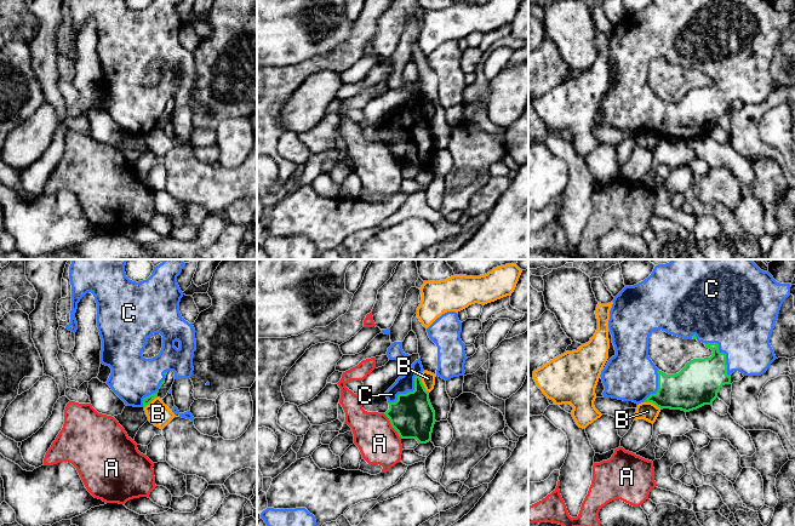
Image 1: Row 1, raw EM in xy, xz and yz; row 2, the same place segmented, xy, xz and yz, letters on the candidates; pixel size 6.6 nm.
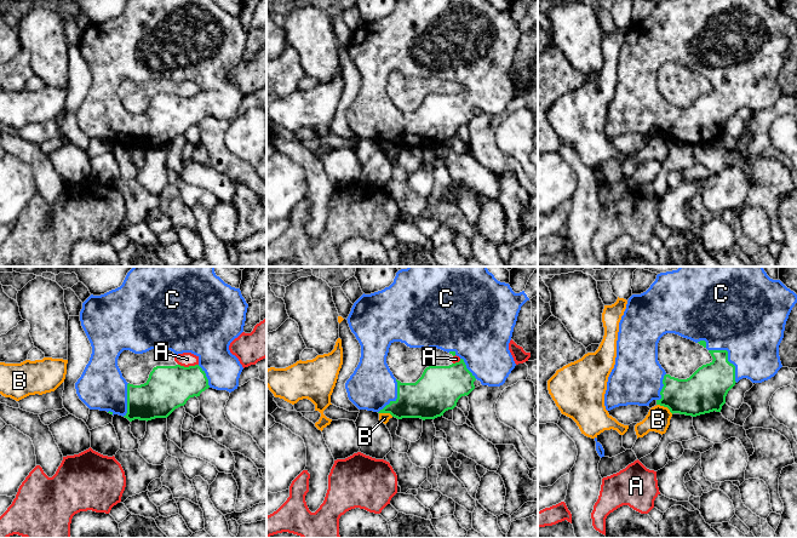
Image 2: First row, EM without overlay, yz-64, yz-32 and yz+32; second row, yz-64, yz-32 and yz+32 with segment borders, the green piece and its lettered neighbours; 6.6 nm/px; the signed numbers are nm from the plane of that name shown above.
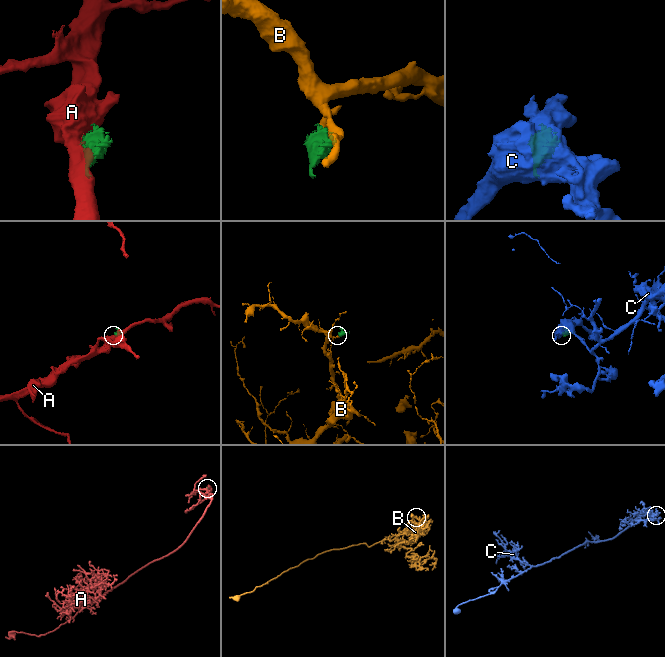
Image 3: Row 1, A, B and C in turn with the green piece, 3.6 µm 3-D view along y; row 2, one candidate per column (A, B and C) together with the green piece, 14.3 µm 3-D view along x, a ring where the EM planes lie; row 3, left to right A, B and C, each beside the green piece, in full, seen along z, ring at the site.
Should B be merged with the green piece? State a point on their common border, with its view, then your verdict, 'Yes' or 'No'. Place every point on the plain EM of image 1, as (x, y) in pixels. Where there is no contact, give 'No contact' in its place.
Touches green at xz (422, 112). No

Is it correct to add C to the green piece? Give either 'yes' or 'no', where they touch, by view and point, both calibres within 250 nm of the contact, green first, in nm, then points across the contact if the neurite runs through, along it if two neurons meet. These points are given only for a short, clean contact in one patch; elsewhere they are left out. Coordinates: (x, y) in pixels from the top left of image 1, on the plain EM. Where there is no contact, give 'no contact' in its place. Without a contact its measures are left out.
yes | yz (724, 81) | 280/440 nm

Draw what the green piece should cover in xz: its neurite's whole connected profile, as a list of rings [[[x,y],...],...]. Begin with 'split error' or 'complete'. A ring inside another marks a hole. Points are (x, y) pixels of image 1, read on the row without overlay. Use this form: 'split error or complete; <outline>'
split error; [[[419,86],[412,92],[412,97],[385,120],[389,138],[384,143],[391,155],[401,167],[416,167],[418,172],[431,170],[436,150],[429,120],[421,108],[423,99]]]

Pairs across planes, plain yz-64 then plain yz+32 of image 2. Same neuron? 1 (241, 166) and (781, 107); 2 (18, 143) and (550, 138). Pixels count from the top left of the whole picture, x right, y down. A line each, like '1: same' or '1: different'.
1: same
2: different

